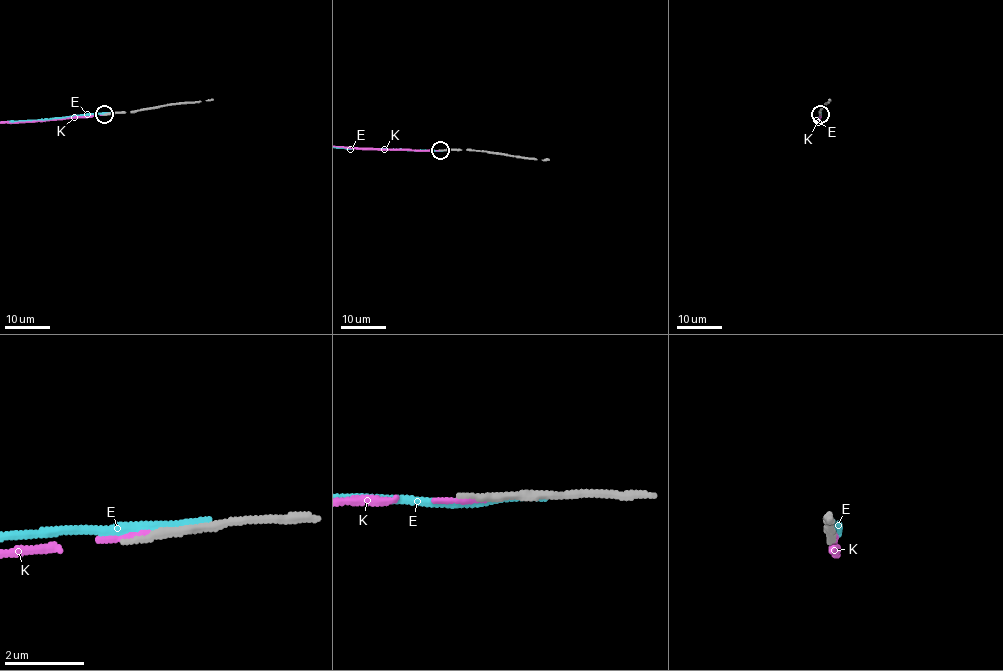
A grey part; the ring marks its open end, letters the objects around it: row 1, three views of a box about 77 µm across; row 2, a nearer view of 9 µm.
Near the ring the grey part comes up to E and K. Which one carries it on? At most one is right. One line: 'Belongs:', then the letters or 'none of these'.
Belongs: K

